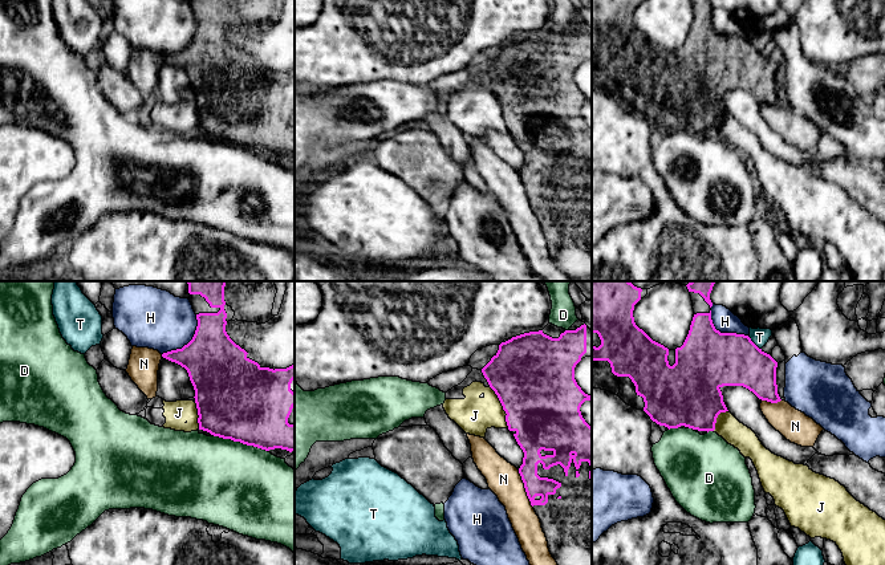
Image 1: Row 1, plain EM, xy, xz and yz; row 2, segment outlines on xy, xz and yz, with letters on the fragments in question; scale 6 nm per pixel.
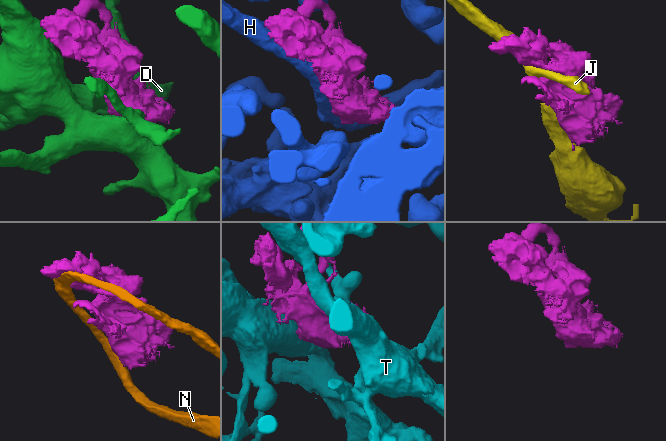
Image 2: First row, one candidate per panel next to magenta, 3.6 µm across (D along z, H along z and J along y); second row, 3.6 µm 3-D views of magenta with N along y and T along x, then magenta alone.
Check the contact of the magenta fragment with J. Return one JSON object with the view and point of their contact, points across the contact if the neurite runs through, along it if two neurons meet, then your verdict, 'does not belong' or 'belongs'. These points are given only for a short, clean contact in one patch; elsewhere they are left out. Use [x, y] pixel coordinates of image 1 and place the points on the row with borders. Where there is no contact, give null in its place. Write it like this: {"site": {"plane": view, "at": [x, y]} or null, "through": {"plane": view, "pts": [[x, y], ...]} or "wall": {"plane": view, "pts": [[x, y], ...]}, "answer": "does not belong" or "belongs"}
{"site": {"plane": "xz", "at": [503, 407]}, "answer": "does not belong"}

